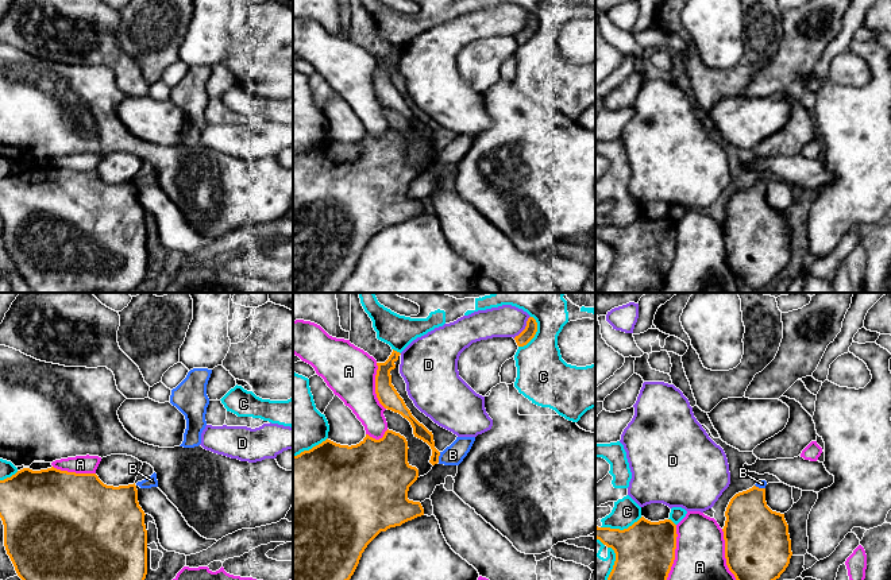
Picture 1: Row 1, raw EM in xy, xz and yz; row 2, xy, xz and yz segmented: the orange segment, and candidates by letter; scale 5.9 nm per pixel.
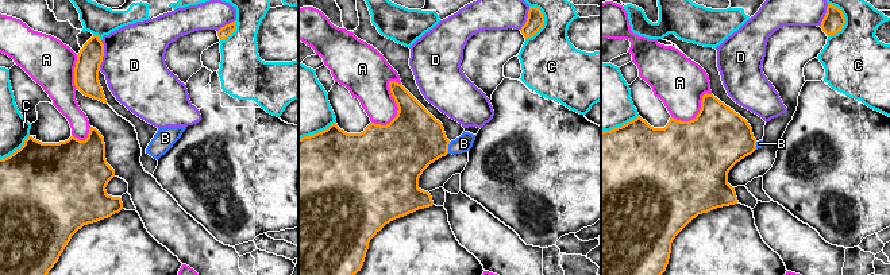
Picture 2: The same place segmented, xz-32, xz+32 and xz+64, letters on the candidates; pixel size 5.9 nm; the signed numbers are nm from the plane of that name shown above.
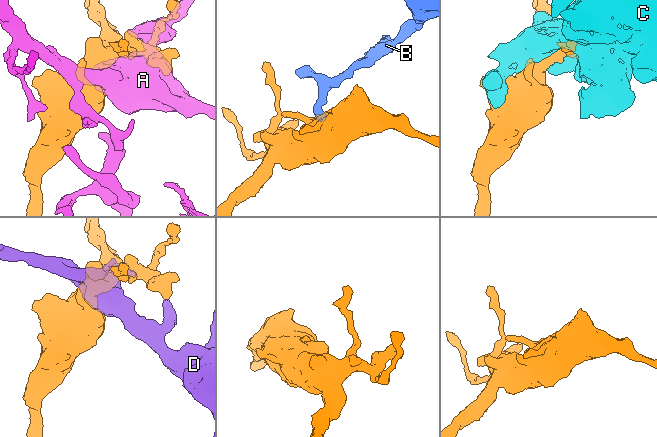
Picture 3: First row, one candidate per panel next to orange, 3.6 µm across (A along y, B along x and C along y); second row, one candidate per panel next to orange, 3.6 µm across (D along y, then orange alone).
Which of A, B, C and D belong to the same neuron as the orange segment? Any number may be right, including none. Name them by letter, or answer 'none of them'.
B

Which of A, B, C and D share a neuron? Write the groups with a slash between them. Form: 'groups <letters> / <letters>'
groups A / B / C / D

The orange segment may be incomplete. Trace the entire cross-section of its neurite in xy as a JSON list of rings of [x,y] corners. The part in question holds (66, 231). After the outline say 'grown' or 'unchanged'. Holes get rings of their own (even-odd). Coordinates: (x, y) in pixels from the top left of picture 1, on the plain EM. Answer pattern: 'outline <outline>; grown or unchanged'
outline [[[23,166],[0,178],[4,244],[34,293],[134,293],[147,272],[147,228],[135,181],[107,183],[96,171]]]; unchanged

